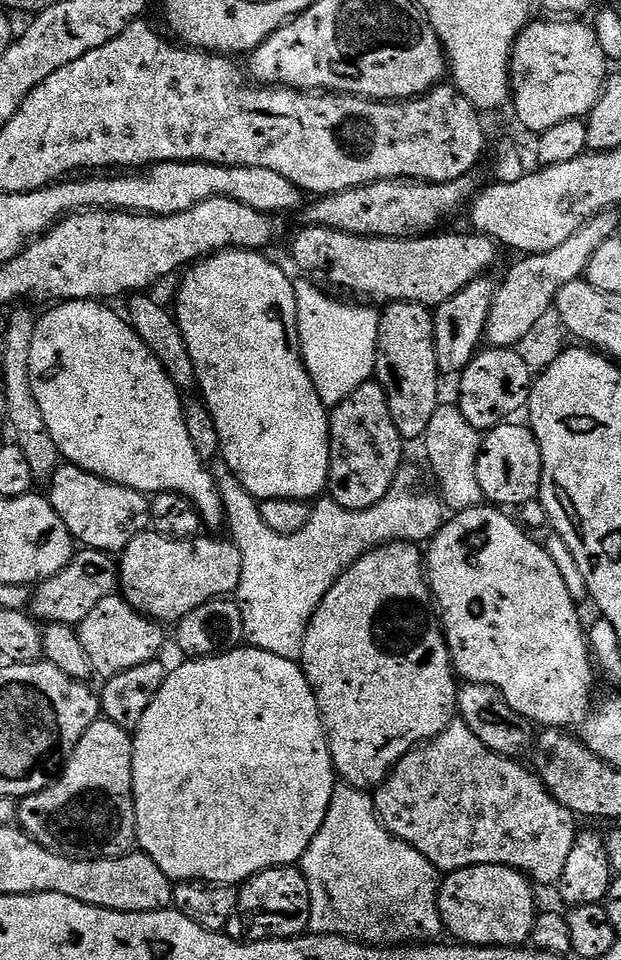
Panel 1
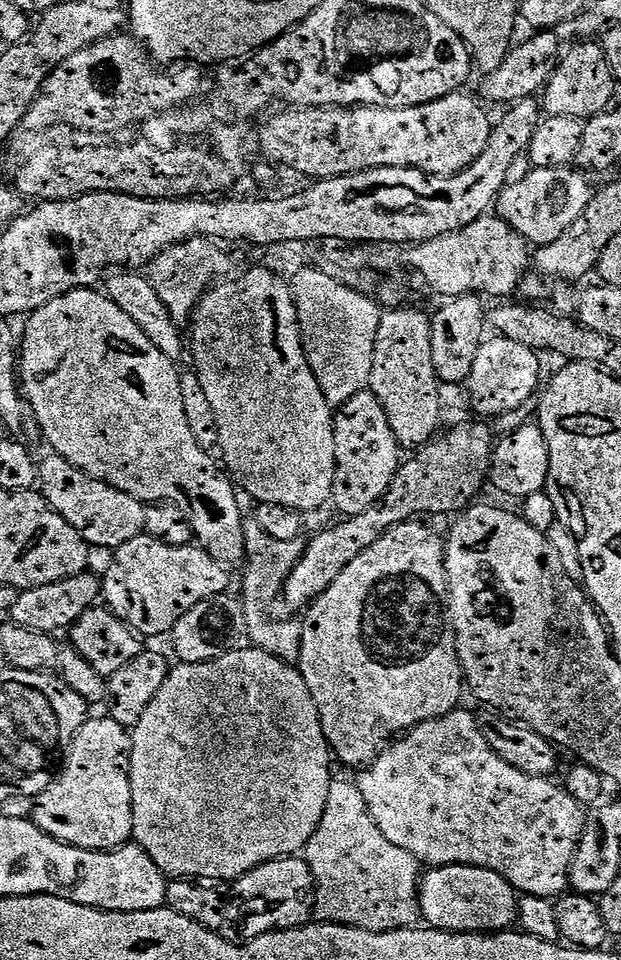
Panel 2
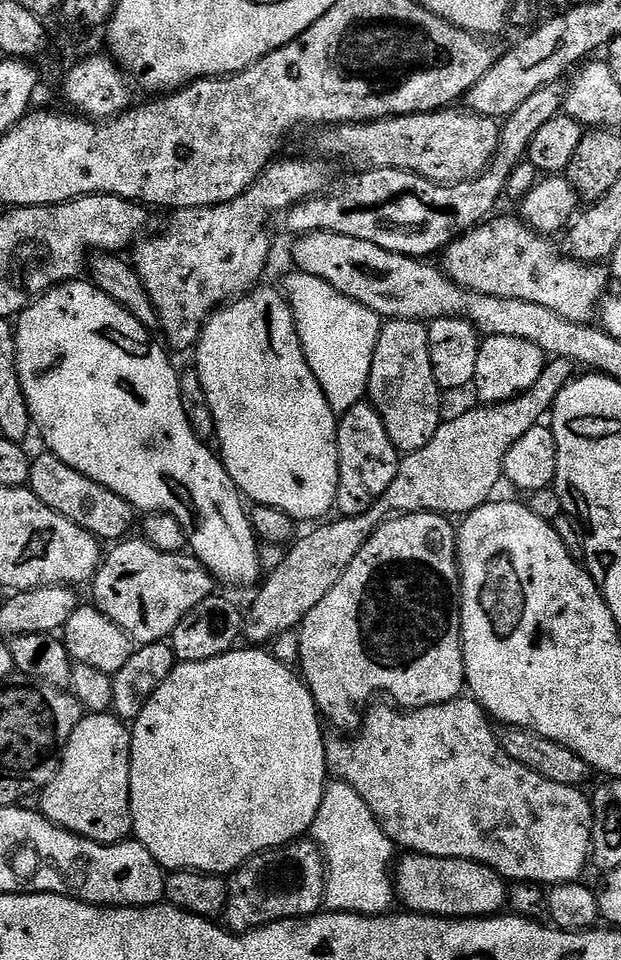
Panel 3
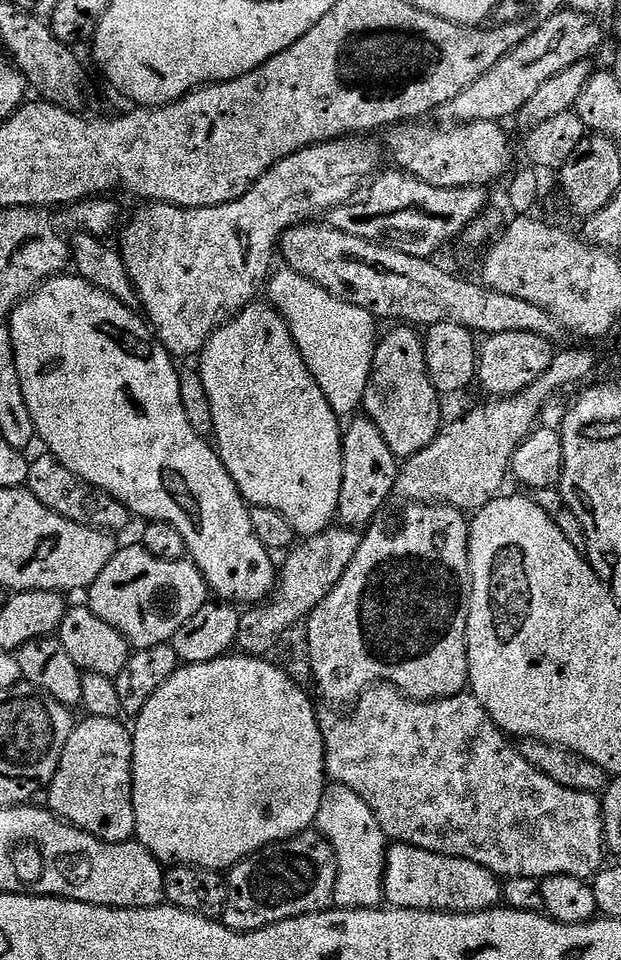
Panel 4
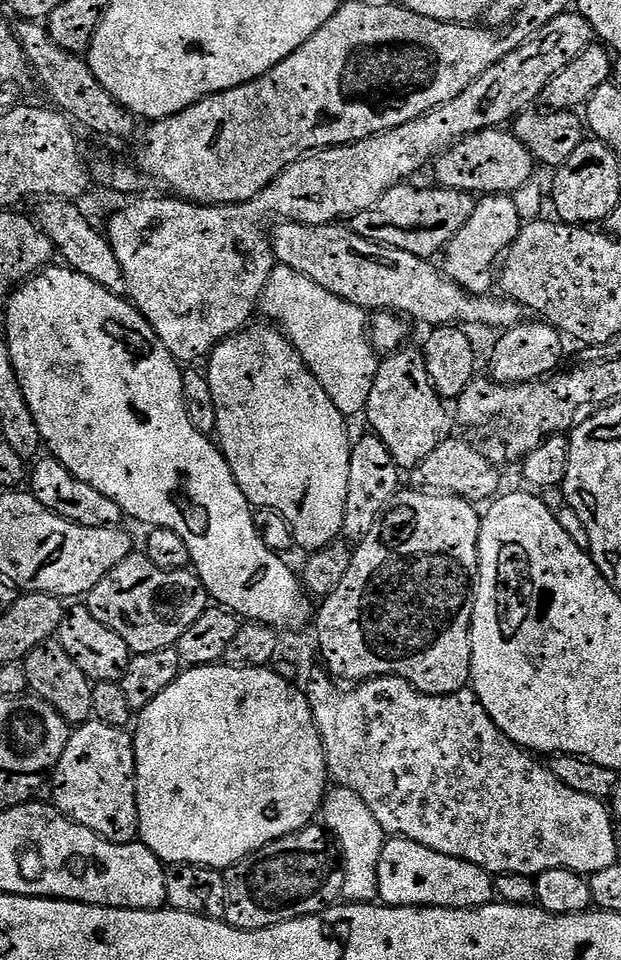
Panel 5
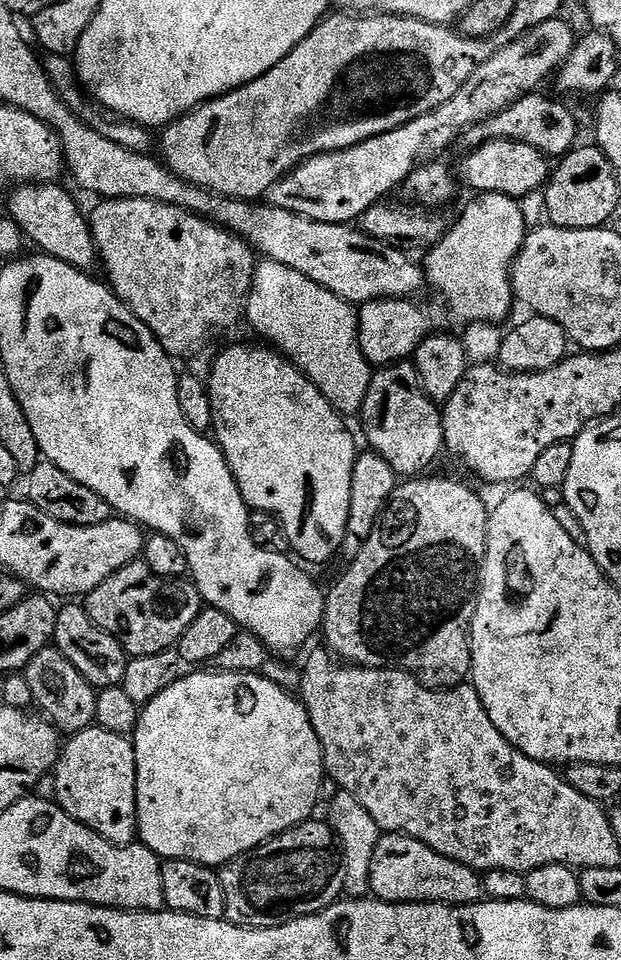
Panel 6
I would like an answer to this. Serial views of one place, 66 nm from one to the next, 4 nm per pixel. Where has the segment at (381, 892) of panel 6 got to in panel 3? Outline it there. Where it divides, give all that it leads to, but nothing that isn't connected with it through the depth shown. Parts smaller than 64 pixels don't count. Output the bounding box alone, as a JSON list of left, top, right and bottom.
[398,854,509,918]

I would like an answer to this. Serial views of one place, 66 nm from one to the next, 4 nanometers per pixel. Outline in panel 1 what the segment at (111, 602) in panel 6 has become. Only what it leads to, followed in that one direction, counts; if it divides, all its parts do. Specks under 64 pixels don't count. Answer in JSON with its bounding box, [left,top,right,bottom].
[118,530,244,622]

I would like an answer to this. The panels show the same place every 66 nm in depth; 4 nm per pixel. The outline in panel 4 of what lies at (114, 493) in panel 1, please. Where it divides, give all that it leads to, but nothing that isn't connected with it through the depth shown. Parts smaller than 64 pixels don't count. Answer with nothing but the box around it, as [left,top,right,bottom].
[27,454,130,534]

